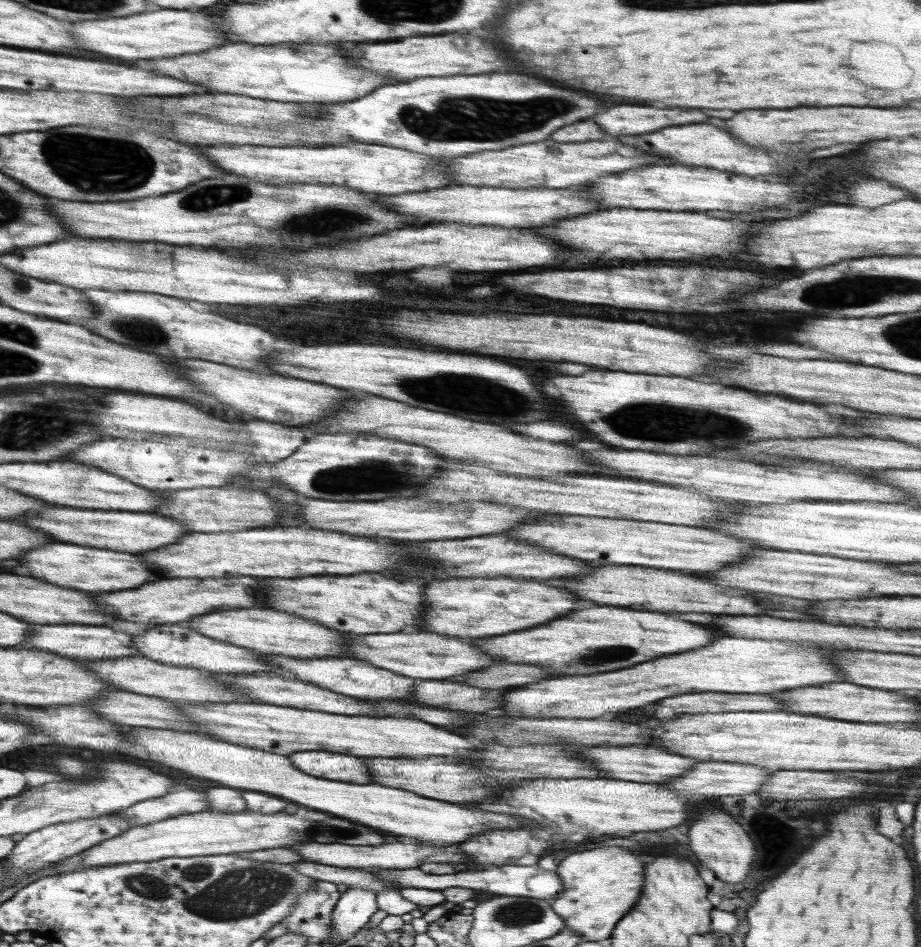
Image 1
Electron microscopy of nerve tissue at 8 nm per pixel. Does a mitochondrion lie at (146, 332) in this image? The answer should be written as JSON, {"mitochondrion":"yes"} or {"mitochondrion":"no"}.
{"mitochondrion":"yes"}

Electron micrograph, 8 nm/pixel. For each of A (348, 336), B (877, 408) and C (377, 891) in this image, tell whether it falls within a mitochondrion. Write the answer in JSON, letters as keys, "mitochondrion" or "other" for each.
{"A":"other","B":"other","C":"other"}

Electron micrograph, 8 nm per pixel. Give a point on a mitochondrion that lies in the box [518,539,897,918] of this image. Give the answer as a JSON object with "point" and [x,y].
{"point":[605,656]}

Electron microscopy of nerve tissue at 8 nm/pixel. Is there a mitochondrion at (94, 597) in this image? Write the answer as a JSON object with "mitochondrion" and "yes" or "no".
{"mitochondrion":"no"}

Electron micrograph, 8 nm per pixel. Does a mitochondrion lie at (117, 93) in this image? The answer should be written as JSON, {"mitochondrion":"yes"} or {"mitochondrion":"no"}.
{"mitochondrion":"no"}

